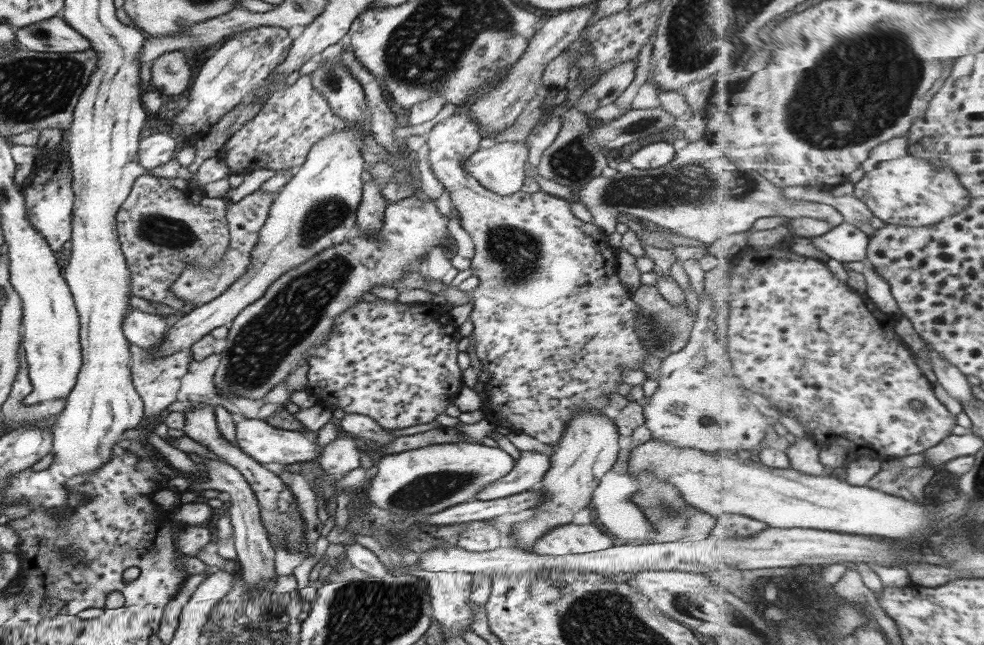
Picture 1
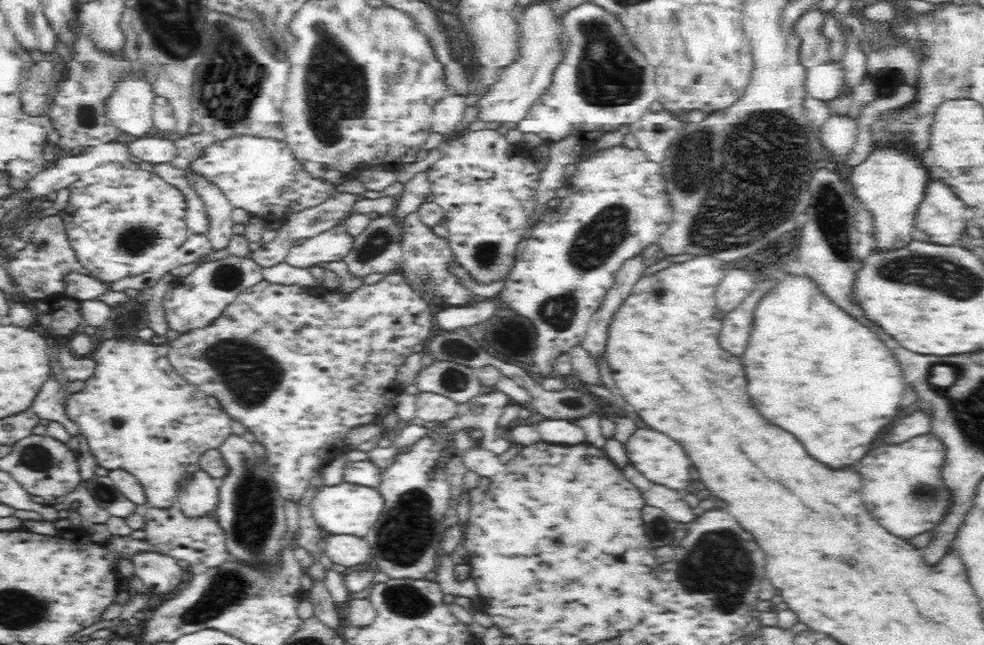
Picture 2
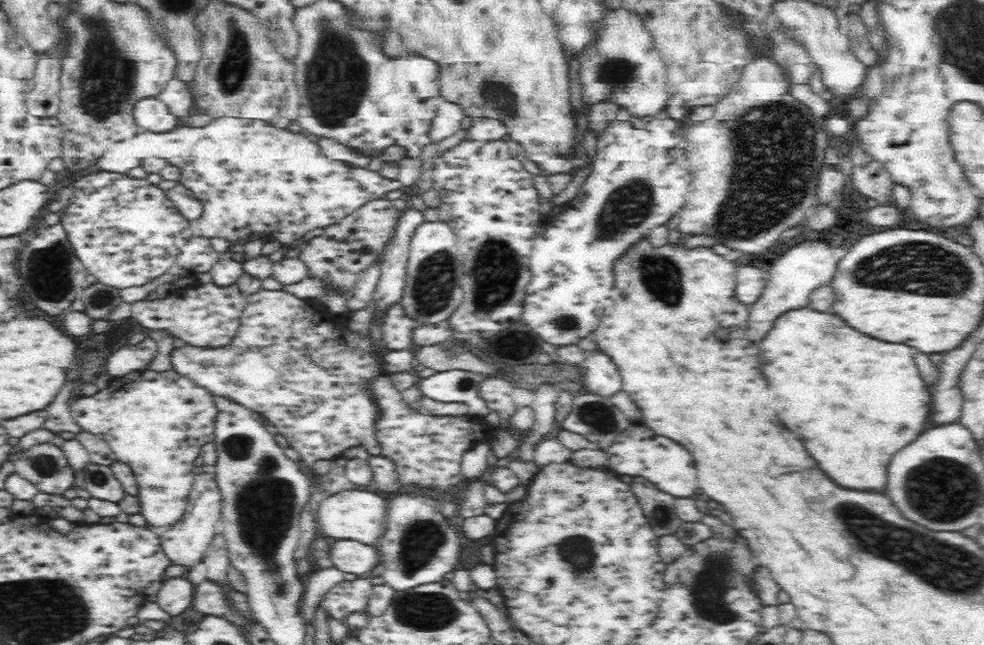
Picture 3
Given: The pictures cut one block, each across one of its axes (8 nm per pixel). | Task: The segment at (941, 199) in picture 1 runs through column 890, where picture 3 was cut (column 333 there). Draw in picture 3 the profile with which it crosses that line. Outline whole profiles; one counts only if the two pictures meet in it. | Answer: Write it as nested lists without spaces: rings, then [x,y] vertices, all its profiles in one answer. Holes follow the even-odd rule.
[[[222,117],[212,119],[212,124],[202,128],[178,126],[163,133],[138,130],[129,140],[111,143],[96,163],[104,171],[120,174],[141,166],[141,161],[148,157],[163,158],[170,164],[179,166],[179,181],[192,190],[204,207],[202,216],[198,218],[200,235],[223,238],[238,244],[244,244],[250,232],[272,234],[272,238],[262,238],[266,241],[278,241],[283,245],[300,242],[300,238],[308,238],[313,229],[336,224],[363,204],[402,188],[397,179],[386,179],[376,170],[350,168],[343,162],[328,160],[320,154],[320,148],[306,136],[268,126],[266,122]]]

